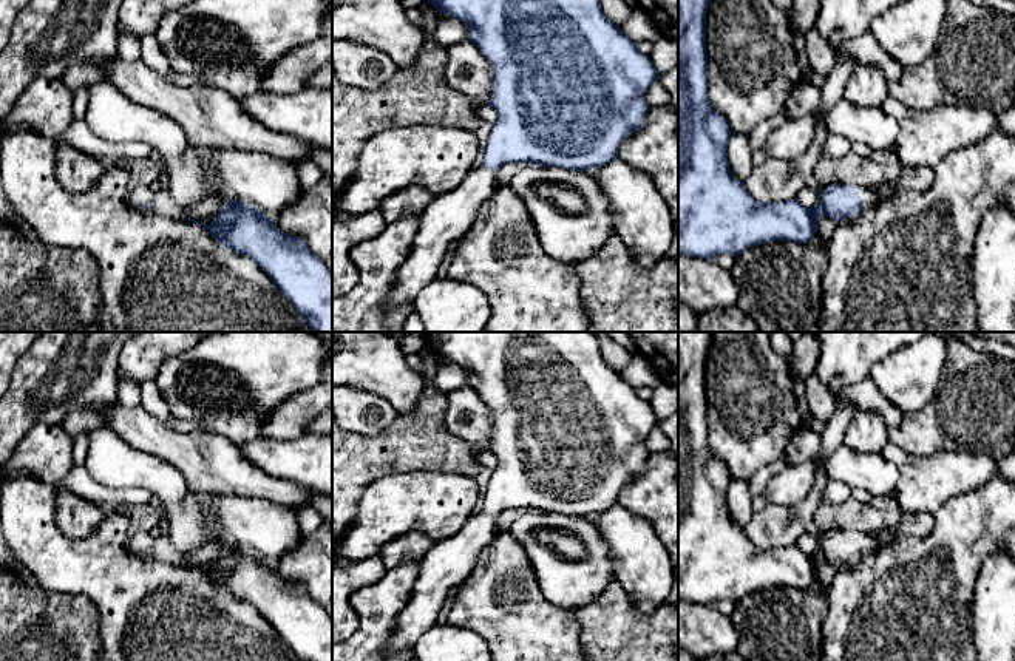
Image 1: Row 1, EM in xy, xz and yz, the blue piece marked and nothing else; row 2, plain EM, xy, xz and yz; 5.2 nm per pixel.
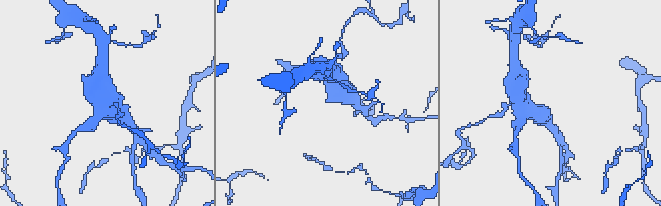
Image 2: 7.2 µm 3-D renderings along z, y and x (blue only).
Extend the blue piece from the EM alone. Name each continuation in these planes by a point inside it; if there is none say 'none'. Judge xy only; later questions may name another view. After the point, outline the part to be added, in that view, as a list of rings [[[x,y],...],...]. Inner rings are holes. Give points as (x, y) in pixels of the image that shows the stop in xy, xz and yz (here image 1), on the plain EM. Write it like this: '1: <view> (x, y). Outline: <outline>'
1: xy (138, 542). Outline: [[[148,530],[147,531],[136,531],[131,536],[128,536],[128,551],[137,553],[137,554],[145,554],[145,550],[151,547],[154,539],[150,536]]]

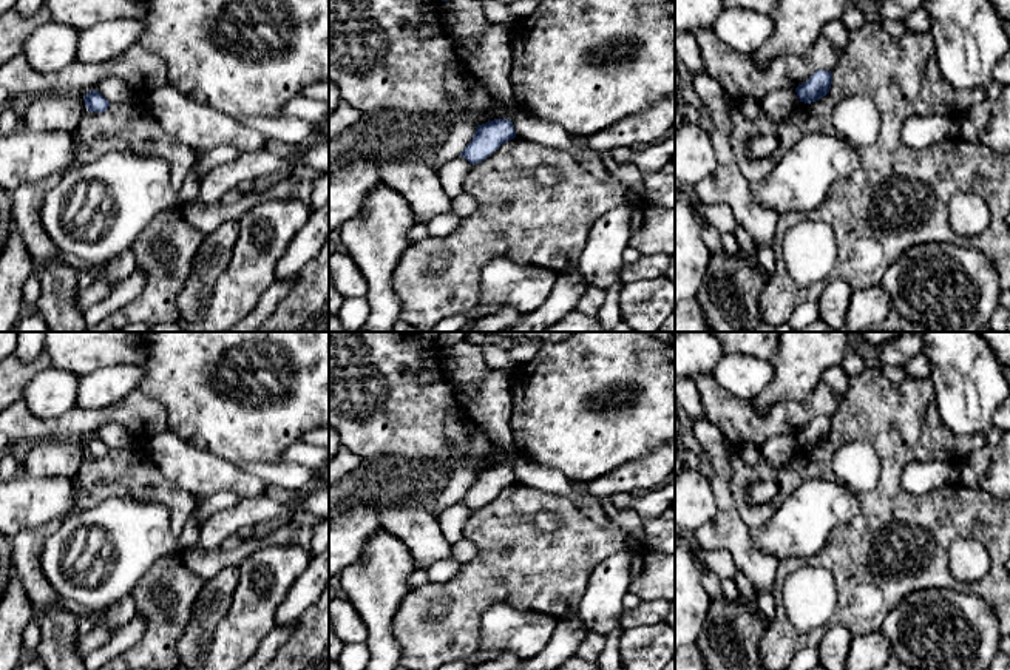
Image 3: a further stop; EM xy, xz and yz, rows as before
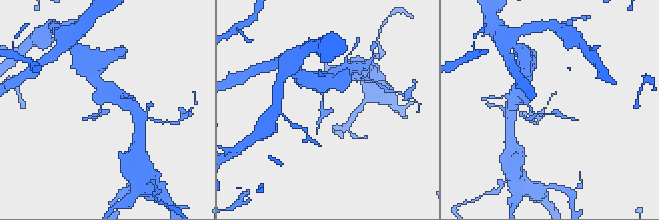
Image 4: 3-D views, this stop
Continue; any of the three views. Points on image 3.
none

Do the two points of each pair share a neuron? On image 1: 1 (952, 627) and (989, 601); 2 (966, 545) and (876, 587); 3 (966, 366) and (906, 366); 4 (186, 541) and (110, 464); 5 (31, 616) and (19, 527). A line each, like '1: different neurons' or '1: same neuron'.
1: different neurons
2: same neuron
3: different neurons
4: same neuron
5: different neurons

